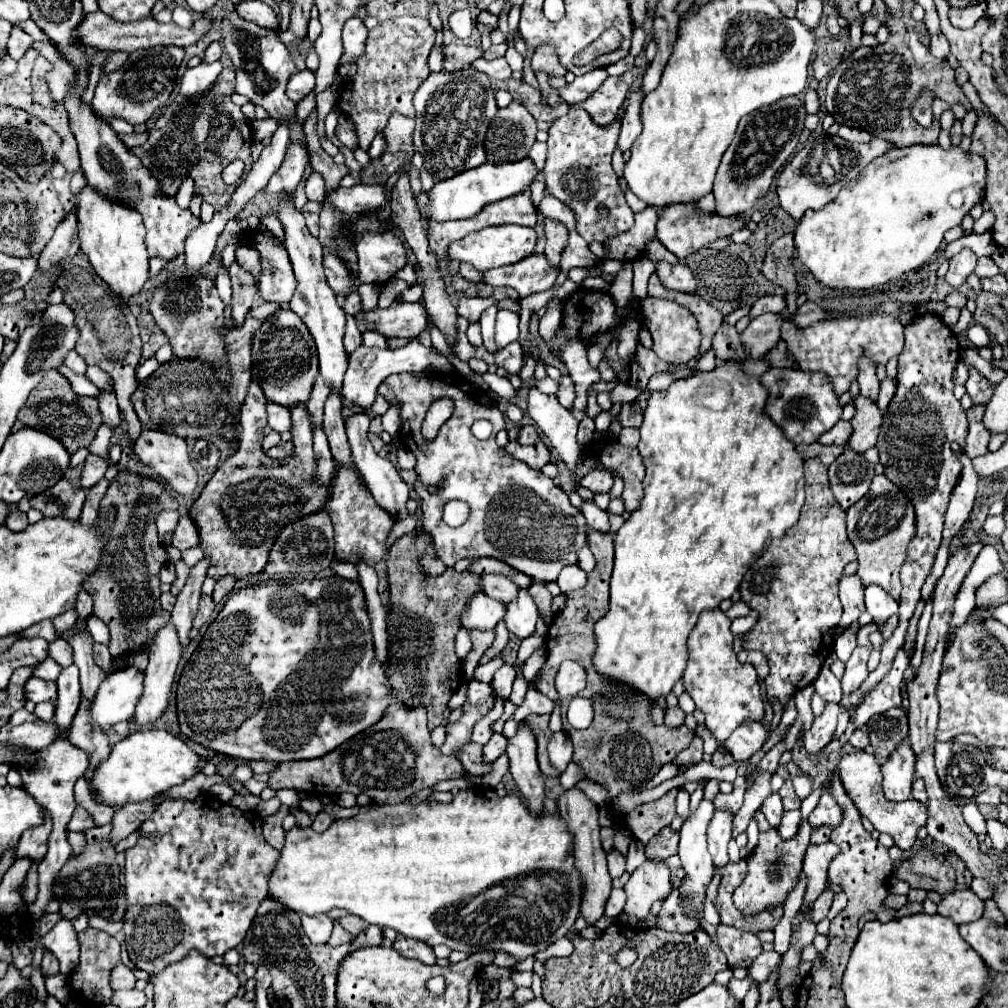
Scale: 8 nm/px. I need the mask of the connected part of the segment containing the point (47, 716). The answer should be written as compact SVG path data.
M39 703L36 705L34 713L46 723L50 722L54 716L55 703Z

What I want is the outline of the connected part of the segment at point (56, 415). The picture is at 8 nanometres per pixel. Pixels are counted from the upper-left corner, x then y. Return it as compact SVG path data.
M51 369L45 375L45 381L41 381L31 391L27 403L19 409L17 419L27 427L35 427L43 433L57 437L71 455L81 447L89 447L91 441L95 439L97 429L101 427L101 413L99 413L97 399L77 397L73 393L71 385L67 383L67 379L63 375L59 375L59 371L55 371L55 369Z

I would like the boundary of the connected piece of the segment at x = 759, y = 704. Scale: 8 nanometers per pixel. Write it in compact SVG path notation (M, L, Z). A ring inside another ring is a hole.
M721 609L703 611L699 615L697 625L689 635L689 663L683 673L683 683L685 683L685 691L695 701L697 709L705 713L705 725L711 729L711 733L717 737L721 745L727 739L727 735L731 735L745 719L753 719L753 721L763 719L763 701L757 683L757 673L753 665L751 669L743 669L743 665L737 661L737 655L733 653L733 635L729 631L729 617Z

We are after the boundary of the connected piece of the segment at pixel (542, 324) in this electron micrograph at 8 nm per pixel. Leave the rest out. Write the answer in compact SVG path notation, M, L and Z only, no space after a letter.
M552 298L546 304L547 313L539 321L539 335L545 339L547 345L553 343L553 339L555 339L555 335L559 331L559 321L561 321L561 311L557 311L559 305L555 305L555 303L559 303L559 298Z

